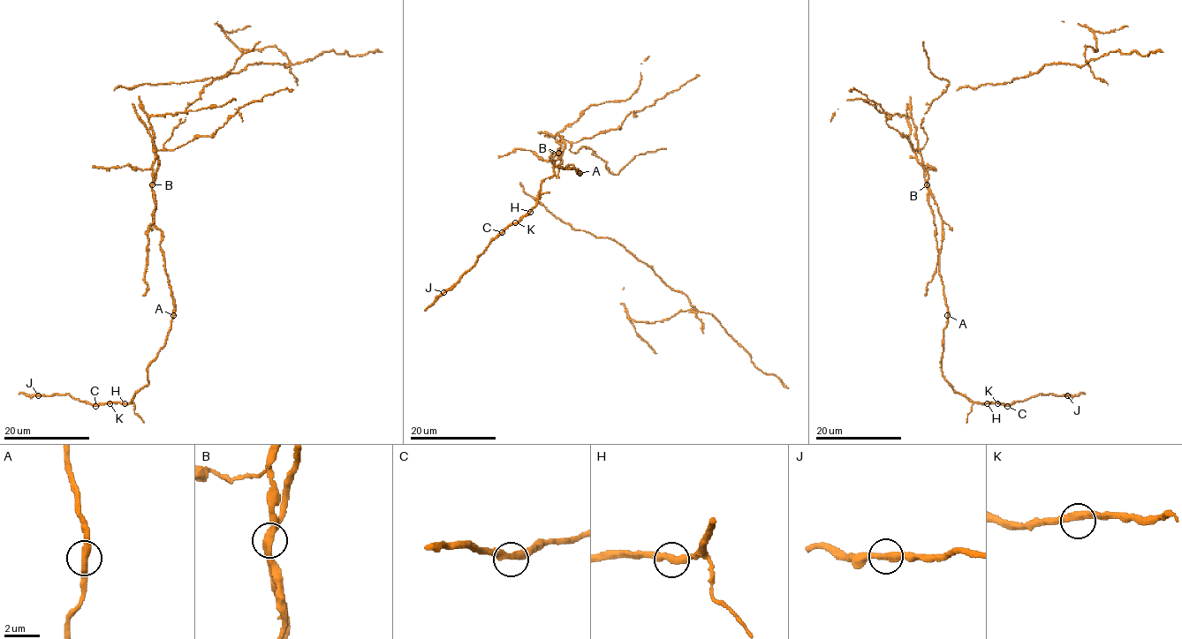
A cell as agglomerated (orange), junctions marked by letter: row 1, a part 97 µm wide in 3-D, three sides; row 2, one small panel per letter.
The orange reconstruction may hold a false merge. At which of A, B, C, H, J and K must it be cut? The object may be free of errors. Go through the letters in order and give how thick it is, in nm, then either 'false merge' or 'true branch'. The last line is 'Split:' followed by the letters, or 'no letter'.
A: calibre 400 nm; true branch
B: calibre 380 nm; false merge
C: calibre 380 nm; true branch
H: calibre 360 nm; true branch
J: calibre 360 nm; true branch
K: calibre 360 nm; true branch
Split: B

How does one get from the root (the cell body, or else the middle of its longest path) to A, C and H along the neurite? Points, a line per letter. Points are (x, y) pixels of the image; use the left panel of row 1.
A: (154, 144), (154, 219), (155, 225), (161, 231), (160, 249), (172, 299), (174, 315)
C: (154, 144), (154, 219), (161, 231), (174, 318), (166, 342), (147, 366), (147, 383), (130, 402), (95, 406)
H: (154, 144), (154, 219), (161, 231), (160, 249), (174, 318), (166, 342), (147, 366), (147, 383), (125, 403)

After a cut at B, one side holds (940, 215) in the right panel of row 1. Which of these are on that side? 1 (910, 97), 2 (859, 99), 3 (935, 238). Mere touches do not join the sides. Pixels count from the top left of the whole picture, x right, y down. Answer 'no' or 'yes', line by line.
1: no
2: no
3: no

